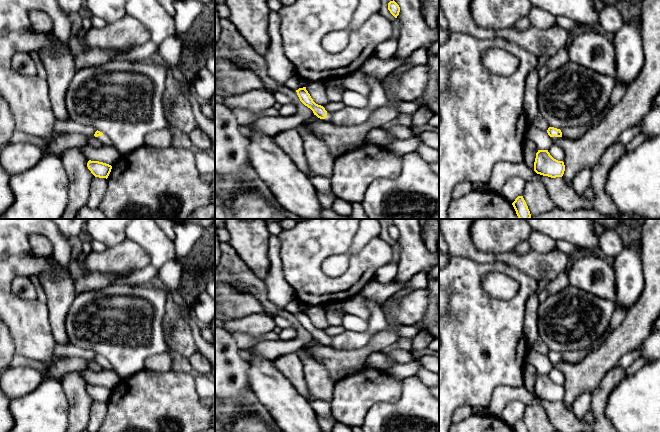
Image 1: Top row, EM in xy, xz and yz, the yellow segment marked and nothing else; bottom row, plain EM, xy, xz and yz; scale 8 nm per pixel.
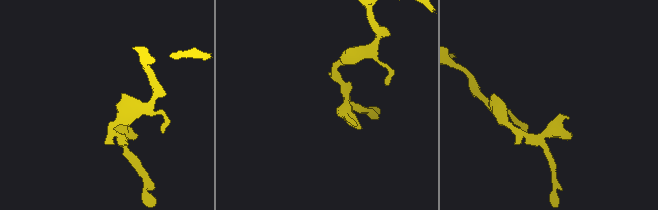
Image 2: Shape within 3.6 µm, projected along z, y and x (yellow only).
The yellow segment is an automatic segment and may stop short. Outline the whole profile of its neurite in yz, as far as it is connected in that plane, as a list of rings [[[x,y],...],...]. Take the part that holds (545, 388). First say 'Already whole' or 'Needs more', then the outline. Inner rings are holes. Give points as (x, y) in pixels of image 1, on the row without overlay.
Already whole. [[[538,374],[534,386],[534,395],[537,398],[551,402],[562,401],[565,389],[563,385],[554,383],[548,374]]]

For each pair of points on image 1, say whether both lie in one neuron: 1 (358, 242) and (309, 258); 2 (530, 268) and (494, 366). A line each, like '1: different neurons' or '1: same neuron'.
1: different neurons
2: different neurons

